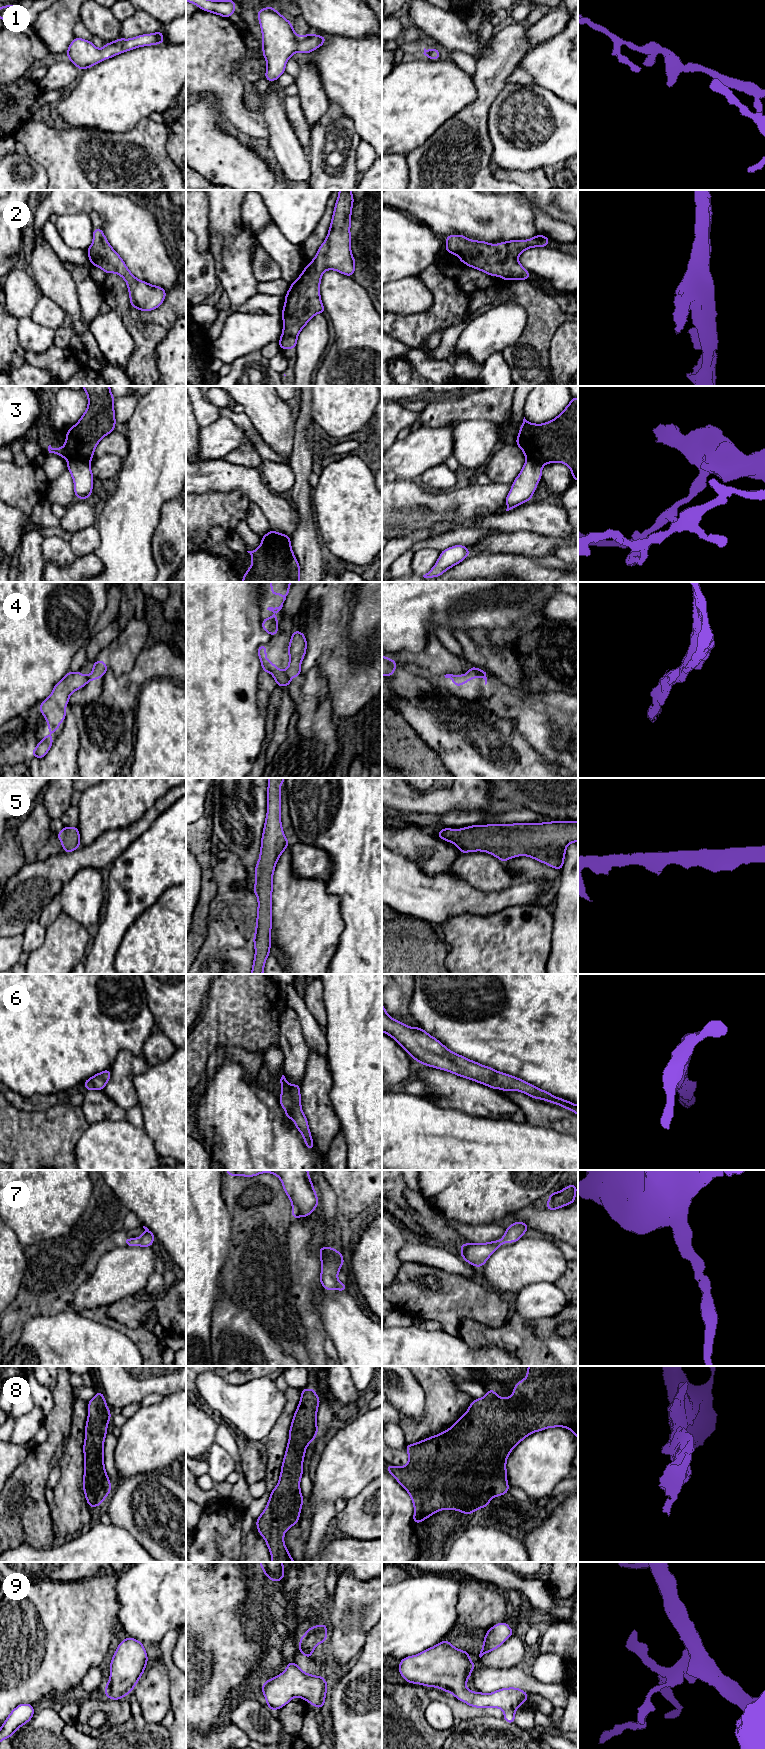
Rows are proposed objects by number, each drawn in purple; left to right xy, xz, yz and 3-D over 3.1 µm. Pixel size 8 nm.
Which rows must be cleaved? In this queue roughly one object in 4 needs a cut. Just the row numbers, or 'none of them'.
3, 4

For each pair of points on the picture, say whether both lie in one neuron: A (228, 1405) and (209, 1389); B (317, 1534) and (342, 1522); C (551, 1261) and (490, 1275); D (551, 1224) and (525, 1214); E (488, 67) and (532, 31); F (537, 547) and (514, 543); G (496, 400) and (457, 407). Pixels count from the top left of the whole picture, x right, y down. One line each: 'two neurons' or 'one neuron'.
A: one neuron
B: two neurons
C: one neuron
D: one neuron
E: two neurons
F: one neuron
G: one neuron

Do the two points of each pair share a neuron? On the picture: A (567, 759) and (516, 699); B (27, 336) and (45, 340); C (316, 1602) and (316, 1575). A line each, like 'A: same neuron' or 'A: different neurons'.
A: same neuron
B: same neuron
C: same neuron

